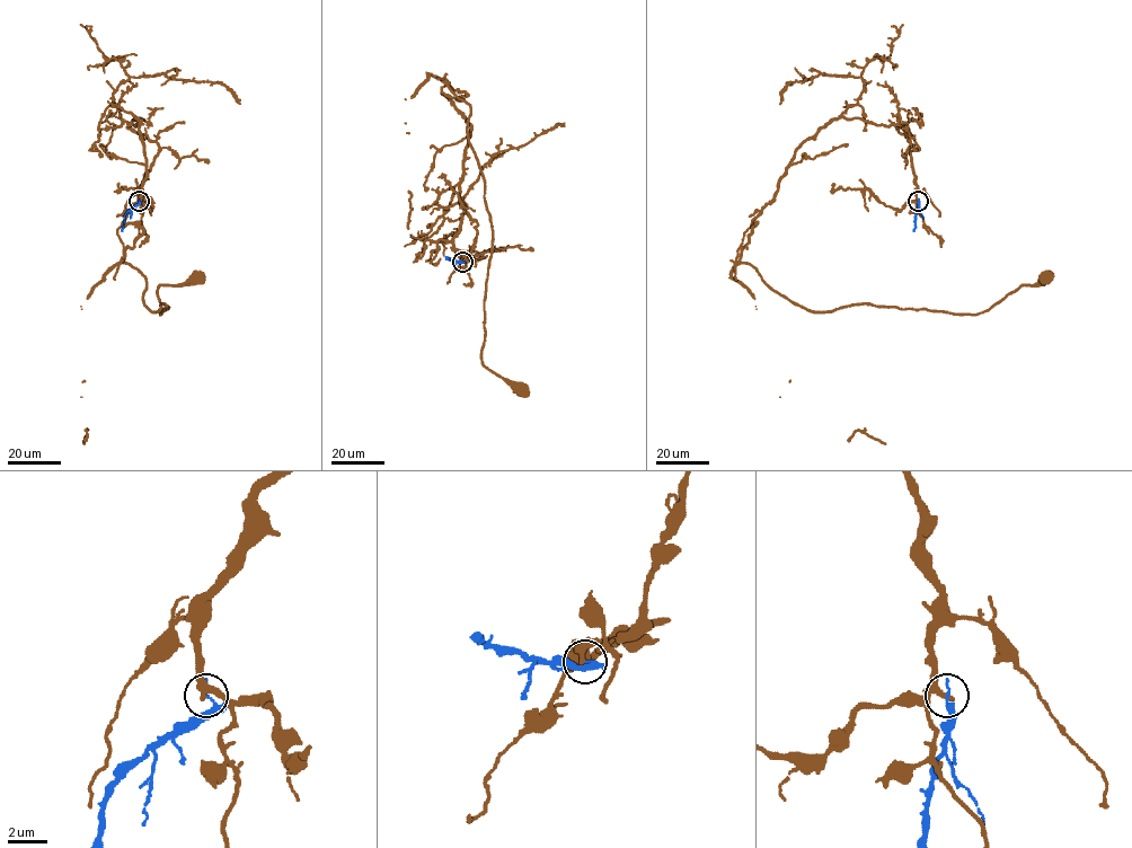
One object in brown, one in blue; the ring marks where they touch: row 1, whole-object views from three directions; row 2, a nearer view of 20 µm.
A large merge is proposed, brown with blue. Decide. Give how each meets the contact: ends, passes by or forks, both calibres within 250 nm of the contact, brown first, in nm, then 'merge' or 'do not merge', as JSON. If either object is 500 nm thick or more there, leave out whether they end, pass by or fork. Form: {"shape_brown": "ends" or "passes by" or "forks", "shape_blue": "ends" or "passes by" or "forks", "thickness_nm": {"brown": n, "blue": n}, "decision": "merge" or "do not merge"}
{"shape_brown": "passes by", "shape_blue": "passes by", "thickness_nm": {"brown": 220, "blue": 150}, "decision": "do not merge"}

